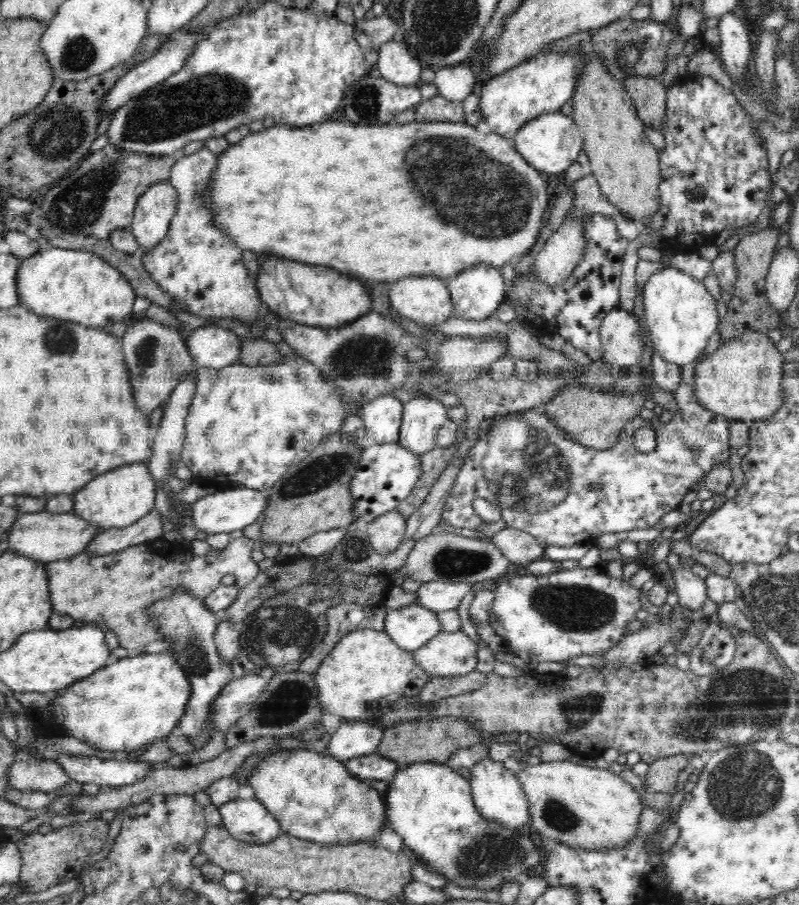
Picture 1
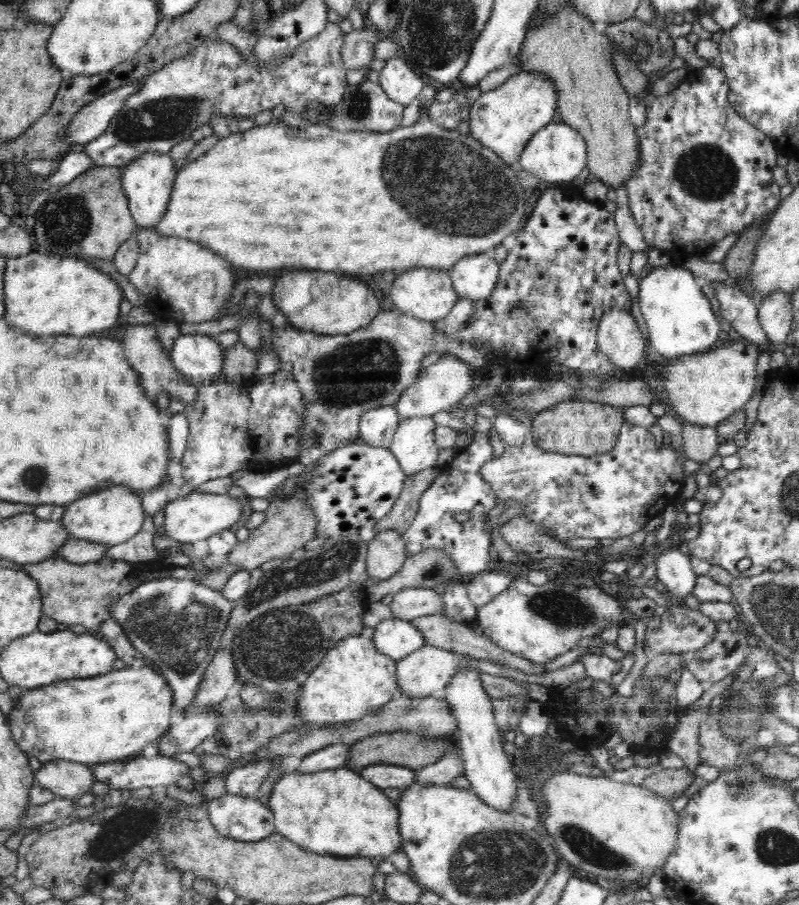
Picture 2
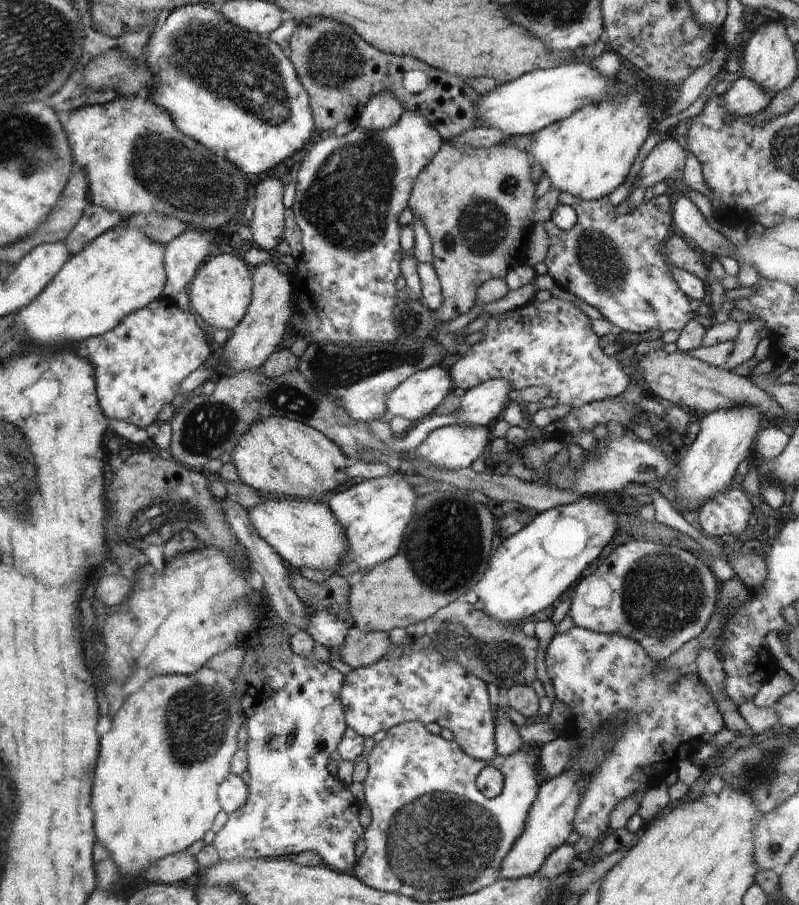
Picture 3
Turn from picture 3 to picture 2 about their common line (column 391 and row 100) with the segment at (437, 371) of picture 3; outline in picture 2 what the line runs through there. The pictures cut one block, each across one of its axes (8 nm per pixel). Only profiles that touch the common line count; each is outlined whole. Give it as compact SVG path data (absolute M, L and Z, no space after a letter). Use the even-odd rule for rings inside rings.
M397 54L386 60L380 70L379 85L388 98L406 107L419 96L425 84L418 71L402 54Z

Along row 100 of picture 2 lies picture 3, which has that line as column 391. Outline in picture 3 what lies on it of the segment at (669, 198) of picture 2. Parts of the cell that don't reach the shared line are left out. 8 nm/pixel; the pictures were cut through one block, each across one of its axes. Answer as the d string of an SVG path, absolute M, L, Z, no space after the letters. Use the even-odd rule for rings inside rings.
M416 640L409 646L397 645L378 662L367 667L352 669L344 675L340 702L344 707L347 726L364 738L373 737L379 730L387 731L393 726L408 721L420 721L425 725L436 722L441 728L448 728L459 747L476 760L490 762L498 756L495 722L488 698L487 684L481 678L466 671L458 661L442 656L434 647L420 648Z

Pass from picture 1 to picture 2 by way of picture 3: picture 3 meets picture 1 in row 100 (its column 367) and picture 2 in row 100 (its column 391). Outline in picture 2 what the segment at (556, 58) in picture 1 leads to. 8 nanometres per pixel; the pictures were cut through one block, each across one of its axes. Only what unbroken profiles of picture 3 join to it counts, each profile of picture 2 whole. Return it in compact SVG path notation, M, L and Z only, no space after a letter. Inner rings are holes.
M520 71L496 88L483 92L471 105L469 112L470 135L483 146L490 148L505 164L513 166L532 135L552 122L556 114L558 91L544 73Z

